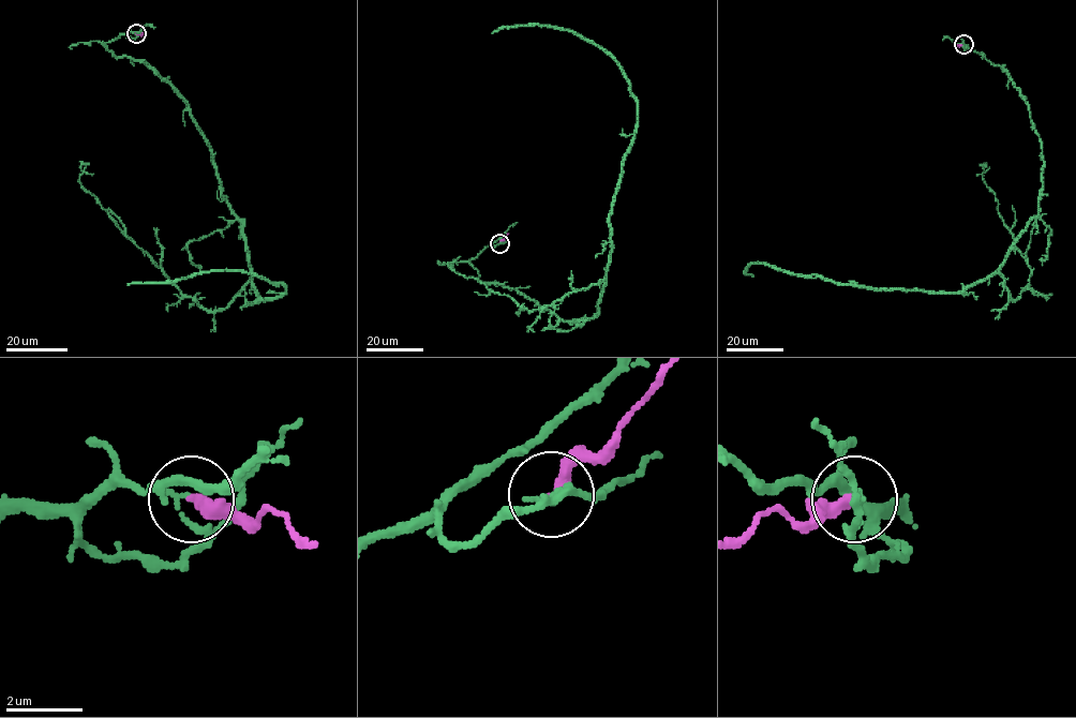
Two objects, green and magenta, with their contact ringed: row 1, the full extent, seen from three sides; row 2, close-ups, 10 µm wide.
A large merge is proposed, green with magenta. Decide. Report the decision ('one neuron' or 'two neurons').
two neurons

